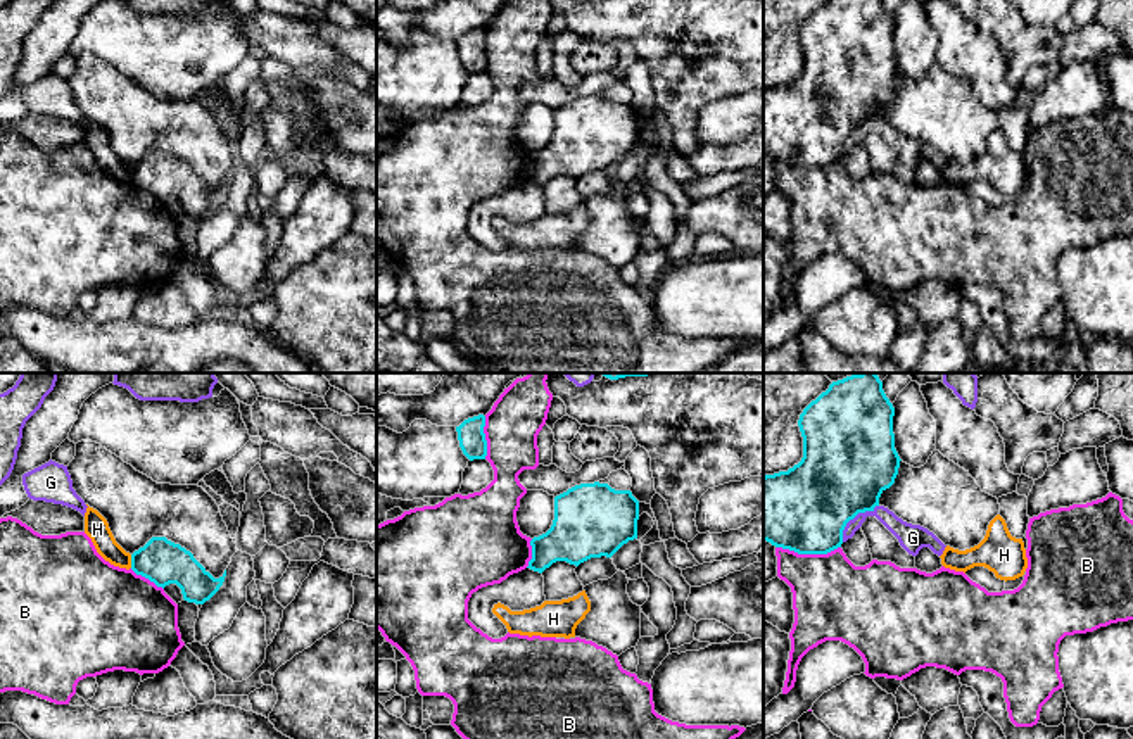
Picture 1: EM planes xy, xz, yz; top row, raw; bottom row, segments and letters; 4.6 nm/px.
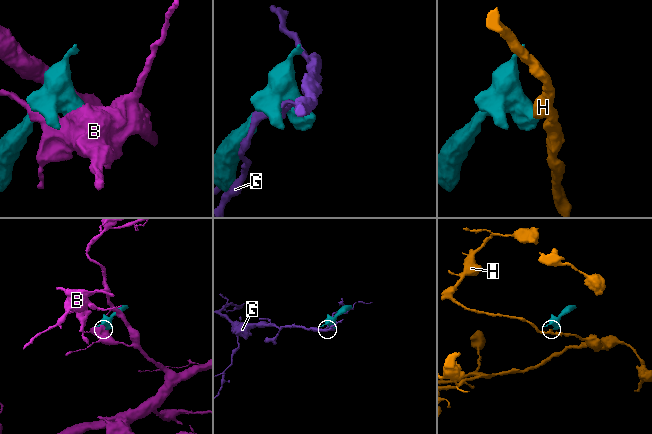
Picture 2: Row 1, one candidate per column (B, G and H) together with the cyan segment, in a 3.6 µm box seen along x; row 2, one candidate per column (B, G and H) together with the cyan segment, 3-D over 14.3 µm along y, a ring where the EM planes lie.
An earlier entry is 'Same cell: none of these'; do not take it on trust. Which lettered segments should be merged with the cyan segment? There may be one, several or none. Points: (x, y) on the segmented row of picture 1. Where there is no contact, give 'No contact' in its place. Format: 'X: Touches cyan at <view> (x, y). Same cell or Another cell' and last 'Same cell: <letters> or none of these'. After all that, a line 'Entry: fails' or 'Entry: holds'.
B: Touches cyan at yz (809, 553). Another cell
G: Touches cyan at yz (854, 517). Another cell
H: Touches cyan at xy (132, 562). Another cell
Same cell: none of these
Entry: holds

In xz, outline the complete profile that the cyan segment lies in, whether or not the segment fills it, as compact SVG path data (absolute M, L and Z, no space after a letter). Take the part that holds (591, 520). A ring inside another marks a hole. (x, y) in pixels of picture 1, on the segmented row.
M580 483L554 497L551 528L530 540L530 570L542 573L556 561L579 566L591 558L611 558L637 539L639 501L608 483Z

